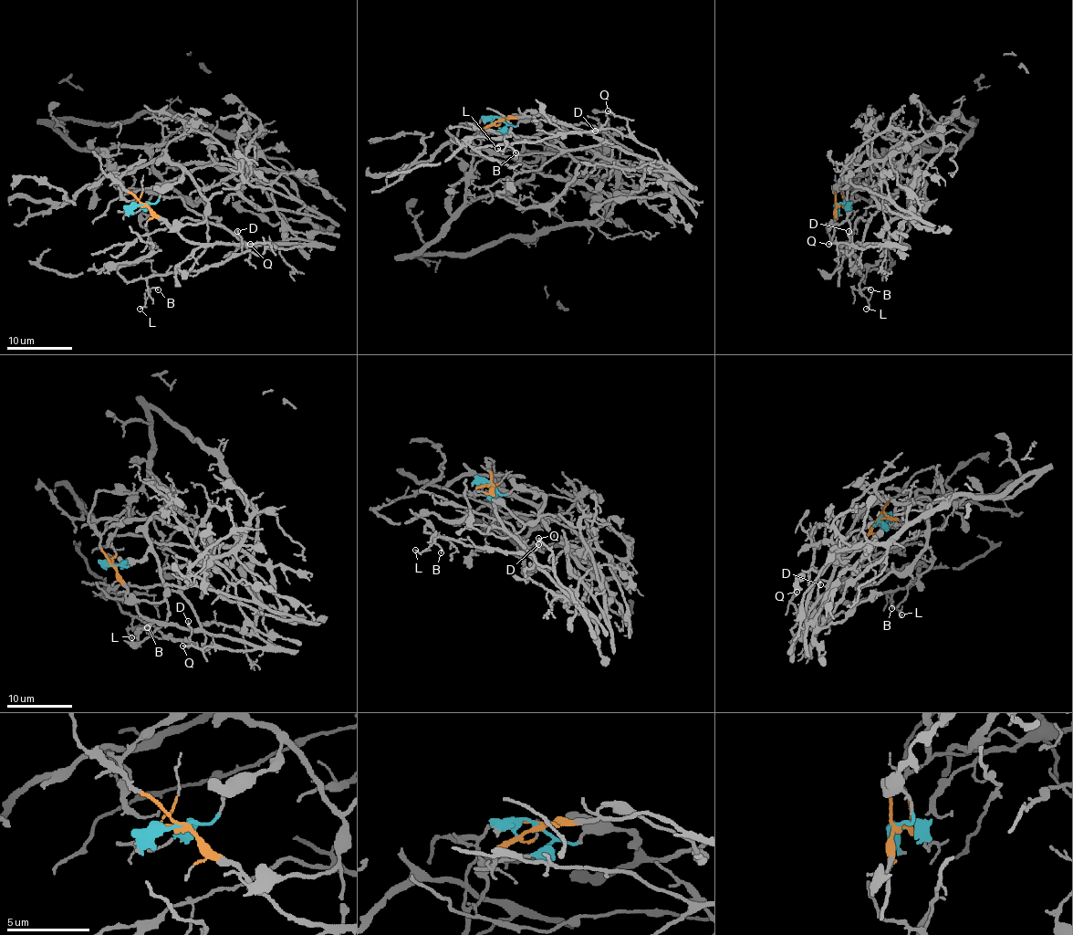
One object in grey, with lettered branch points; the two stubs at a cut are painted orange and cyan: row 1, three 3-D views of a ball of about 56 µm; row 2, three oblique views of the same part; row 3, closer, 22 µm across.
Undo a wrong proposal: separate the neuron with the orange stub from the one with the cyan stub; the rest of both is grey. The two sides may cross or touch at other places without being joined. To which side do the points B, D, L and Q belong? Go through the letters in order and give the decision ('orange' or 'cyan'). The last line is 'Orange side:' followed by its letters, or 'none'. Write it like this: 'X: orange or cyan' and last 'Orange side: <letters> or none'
B: orange
D: orange
L: orange
Q: orange
Orange side: B, D, L, Q

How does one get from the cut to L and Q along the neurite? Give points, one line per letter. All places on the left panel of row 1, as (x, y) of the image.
L: (142, 204), (197, 244), (302, 246), (271, 246), (259, 256), (234, 254), (199, 270), (151, 275), (140, 308)
Q: (142, 204), (161, 215), (185, 239), (197, 244), (302, 246), (276, 248), (269, 242), (250, 244)

